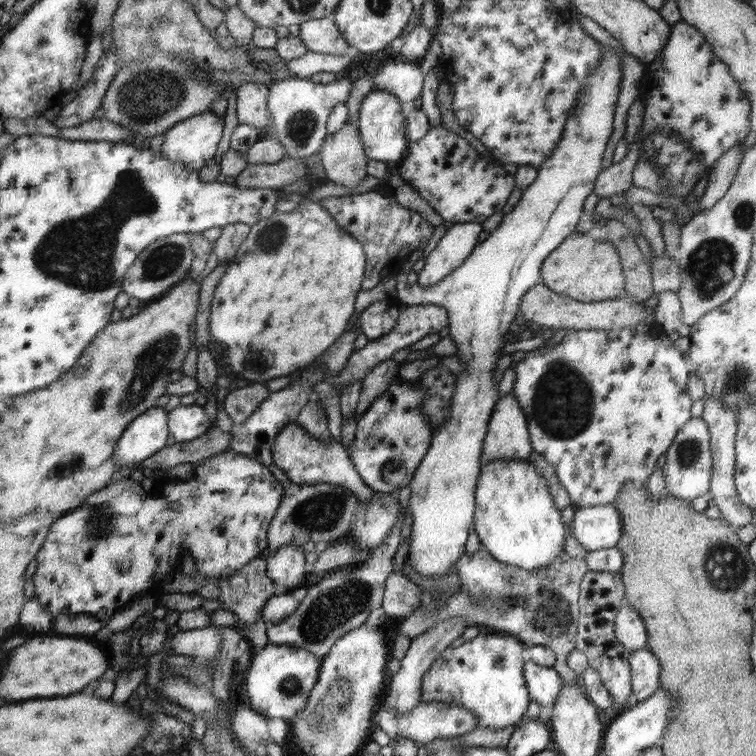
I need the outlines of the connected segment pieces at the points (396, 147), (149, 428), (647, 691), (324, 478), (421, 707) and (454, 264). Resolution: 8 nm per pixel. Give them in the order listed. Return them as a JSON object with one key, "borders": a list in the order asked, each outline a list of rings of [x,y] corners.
{"borders":[[[[372,90],[362,102],[358,116],[358,131],[363,143],[363,150],[369,159],[380,162],[398,162],[408,150],[406,124],[402,122],[400,100],[384,90]]],[[[164,406],[152,407],[136,417],[120,440],[116,441],[115,456],[112,457],[116,466],[133,470],[140,462],[166,447],[166,420],[168,418]]],[[[648,648],[632,651],[632,687],[638,702],[651,698],[661,688],[660,659]]],[[[296,422],[287,425],[275,438],[272,446],[272,456],[276,466],[281,468],[284,474],[296,484],[332,483],[340,485],[352,491],[352,495],[358,497],[360,504],[376,496],[376,492],[363,482],[359,471],[356,470],[355,464],[350,459],[350,454],[341,442],[338,443],[332,438],[330,443],[324,443],[320,439],[312,437],[312,434],[308,433],[307,430],[304,430],[304,427],[301,427]]],[[[418,703],[416,708],[412,708],[410,712],[392,712],[390,708],[380,708],[376,712],[376,727],[382,727],[390,738],[394,735],[404,735],[408,739],[412,739],[420,745],[427,745],[436,739],[445,739],[448,737],[458,737],[462,734],[468,734],[472,730],[478,728],[478,719],[472,711],[458,705],[458,703]]],[[[481,223],[453,224],[425,258],[423,271],[413,274],[413,280],[424,287],[440,283],[448,274],[458,269],[470,256],[472,250],[475,250],[482,230]]]]}

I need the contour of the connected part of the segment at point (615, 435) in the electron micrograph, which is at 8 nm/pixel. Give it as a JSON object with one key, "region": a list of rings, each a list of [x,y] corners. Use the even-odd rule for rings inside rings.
{"region":[[[642,323],[640,325],[636,325],[634,327],[626,327],[619,329],[606,329],[606,330],[579,330],[572,331],[568,330],[561,342],[558,344],[554,344],[554,346],[550,346],[550,348],[546,348],[545,350],[538,350],[528,352],[526,354],[520,355],[517,358],[517,361],[514,363],[514,371],[516,371],[516,380],[514,382],[514,388],[512,388],[512,393],[514,393],[514,397],[518,399],[520,402],[520,407],[524,410],[524,414],[528,417],[528,426],[530,426],[531,433],[531,443],[532,450],[536,453],[540,453],[544,455],[544,458],[554,466],[554,471],[558,475],[560,483],[562,486],[568,491],[570,495],[570,502],[574,508],[586,508],[590,506],[606,506],[608,504],[612,504],[612,502],[616,501],[616,498],[619,496],[620,488],[624,485],[624,482],[634,482],[634,484],[645,484],[648,480],[648,477],[651,476],[652,472],[656,470],[658,460],[662,454],[666,453],[668,449],[671,448],[672,442],[675,442],[676,434],[679,434],[679,430],[683,428],[684,425],[687,424],[688,421],[692,418],[691,408],[692,408],[692,399],[688,394],[684,394],[684,390],[686,390],[686,382],[688,382],[688,368],[686,368],[686,356],[682,354],[682,352],[678,352],[676,348],[674,348],[674,344],[662,334],[662,332],[658,332],[656,334],[656,324],[652,323]]]}

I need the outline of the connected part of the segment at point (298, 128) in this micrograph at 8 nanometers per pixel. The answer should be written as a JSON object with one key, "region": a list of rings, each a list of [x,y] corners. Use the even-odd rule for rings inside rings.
{"region":[[[295,77],[274,81],[267,97],[267,110],[272,118],[269,136],[280,142],[288,157],[305,159],[318,153],[324,138],[329,136],[329,132],[326,132],[328,108],[347,102],[354,85],[352,80],[354,78],[320,84]]]}

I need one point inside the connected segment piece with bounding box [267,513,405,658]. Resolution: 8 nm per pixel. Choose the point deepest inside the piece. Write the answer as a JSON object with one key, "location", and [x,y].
{"location":[341,602]}

